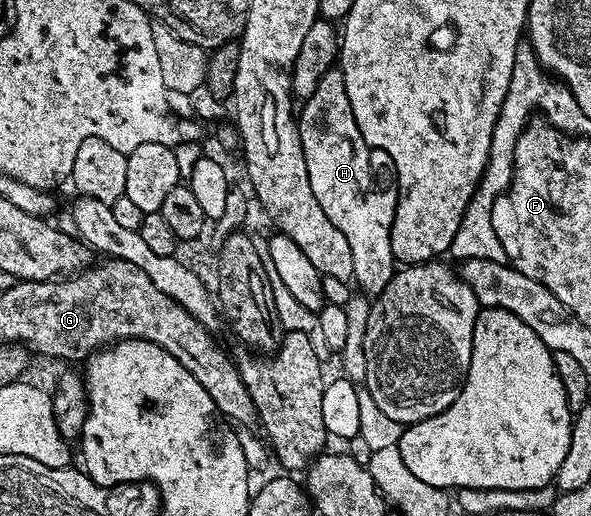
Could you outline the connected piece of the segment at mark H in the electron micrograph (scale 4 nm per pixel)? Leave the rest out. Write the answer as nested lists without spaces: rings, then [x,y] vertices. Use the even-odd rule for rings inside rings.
[[[339,69],[327,71],[318,89],[303,100],[301,107],[304,108],[299,108],[298,126],[310,189],[314,189],[314,197],[322,205],[322,213],[330,217],[334,229],[350,244],[350,257],[354,260],[352,279],[360,286],[357,288],[369,297],[380,295],[398,270],[390,245],[396,200],[384,199],[383,193],[376,191],[372,180],[373,152],[362,137],[362,129],[358,129],[358,121],[354,121],[343,73]]]

